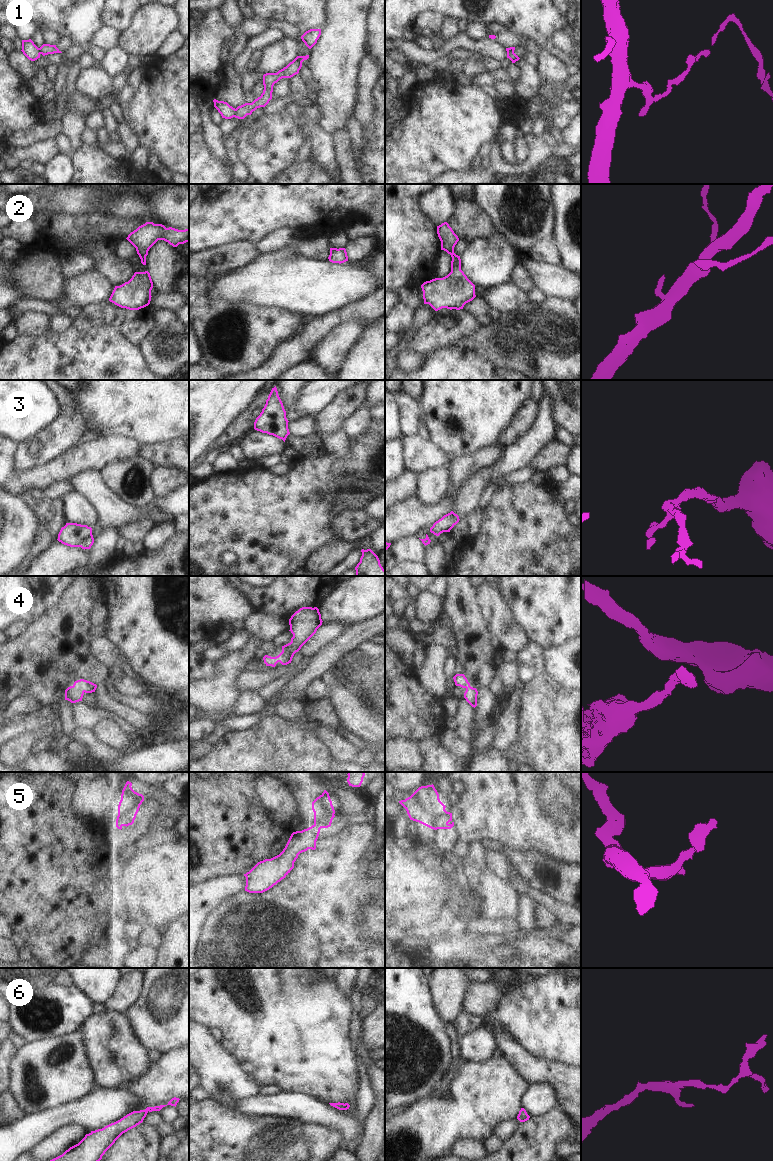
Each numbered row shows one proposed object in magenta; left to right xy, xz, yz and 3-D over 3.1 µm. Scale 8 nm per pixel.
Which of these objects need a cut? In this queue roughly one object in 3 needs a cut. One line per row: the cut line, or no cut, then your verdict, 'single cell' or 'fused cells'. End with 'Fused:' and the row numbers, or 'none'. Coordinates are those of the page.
1: cut in xz along (235, 109), (233, 116); fused cells
2: no cut; single cell
3: cut in xy along (91, 534), (78, 546); fused cells
4: no cut; single cell
5: no cut; single cell
6: no cut; single cell
Fused: 1, 3

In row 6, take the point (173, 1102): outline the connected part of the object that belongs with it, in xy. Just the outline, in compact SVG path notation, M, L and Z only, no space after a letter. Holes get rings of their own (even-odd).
M174 1097L167 1105L176 1107L179 1100L179 1098ZM167 1105L133 1111L102 1129L91 1131L78 1144L70 1147L62 1155L50 1161L100 1161L105 1152L123 1133L143 1122L148 1112L160 1111Z

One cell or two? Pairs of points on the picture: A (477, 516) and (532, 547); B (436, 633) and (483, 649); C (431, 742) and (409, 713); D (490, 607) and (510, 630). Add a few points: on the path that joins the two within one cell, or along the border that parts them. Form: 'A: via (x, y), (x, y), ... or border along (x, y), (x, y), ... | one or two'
A: border along (485, 509), (480, 529), (474, 537) | two
B: border along (450, 630), (456, 643), (454, 651) | two
C: border along (439, 732), (427, 734), (414, 740) | two
D: via (496, 613), (504, 624) | one

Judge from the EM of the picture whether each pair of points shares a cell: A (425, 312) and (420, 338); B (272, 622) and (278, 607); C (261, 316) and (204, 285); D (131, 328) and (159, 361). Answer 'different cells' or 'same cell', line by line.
A: different cells
B: different cells
C: same cell
D: different cells

